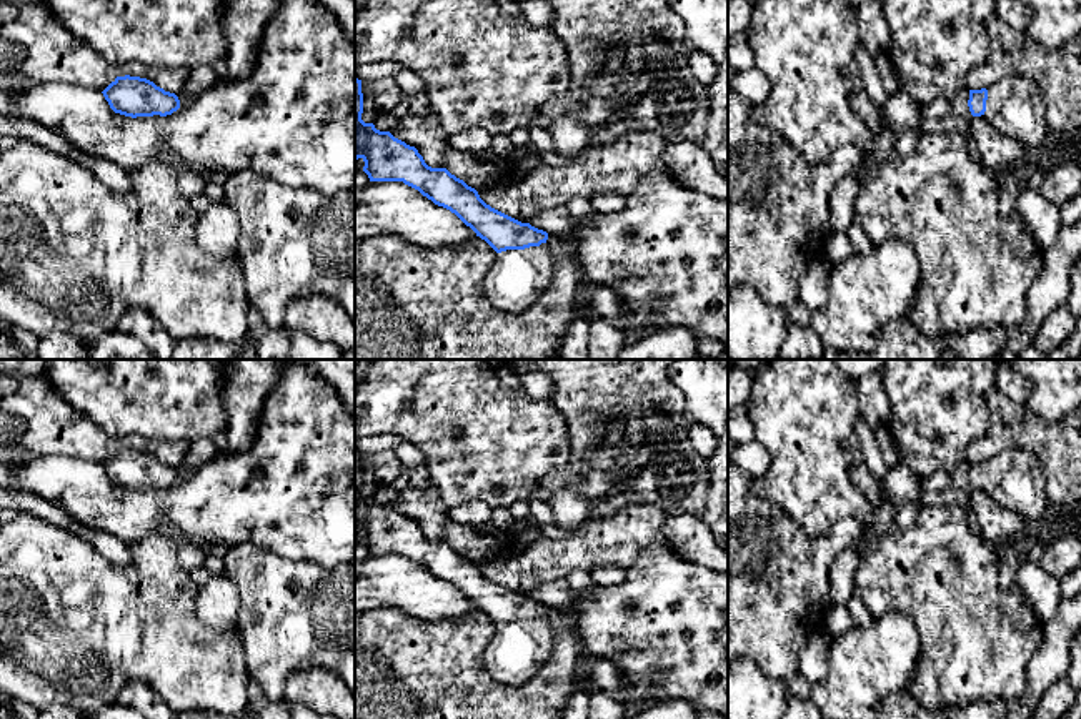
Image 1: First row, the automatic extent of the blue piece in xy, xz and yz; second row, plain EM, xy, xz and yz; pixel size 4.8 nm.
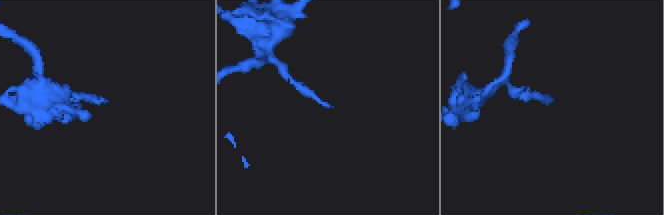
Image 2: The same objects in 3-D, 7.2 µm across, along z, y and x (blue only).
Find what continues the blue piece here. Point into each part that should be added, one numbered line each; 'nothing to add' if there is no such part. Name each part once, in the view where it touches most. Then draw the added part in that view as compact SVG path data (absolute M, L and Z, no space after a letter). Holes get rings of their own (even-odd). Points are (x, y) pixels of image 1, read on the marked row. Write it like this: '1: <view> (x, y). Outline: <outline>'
1: xz (517, 278). Outline: M548 243L496 253L483 281L490 303L505 313L521 313L548 288L553 278L553 255Z

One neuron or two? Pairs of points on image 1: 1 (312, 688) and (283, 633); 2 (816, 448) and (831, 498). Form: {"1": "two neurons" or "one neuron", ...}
{"1": "two neurons", "2": "one neuron"}

